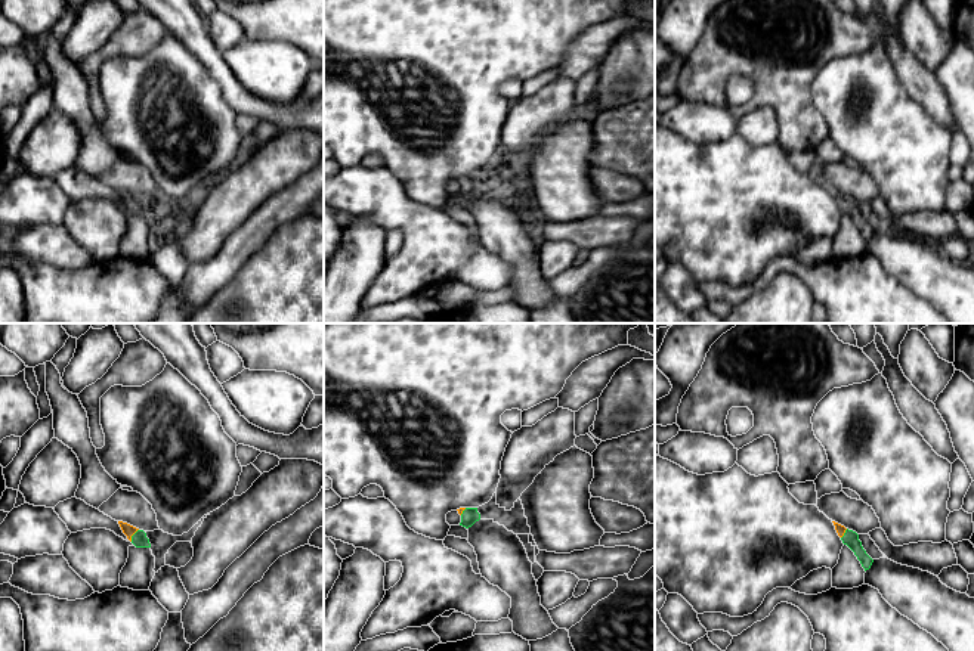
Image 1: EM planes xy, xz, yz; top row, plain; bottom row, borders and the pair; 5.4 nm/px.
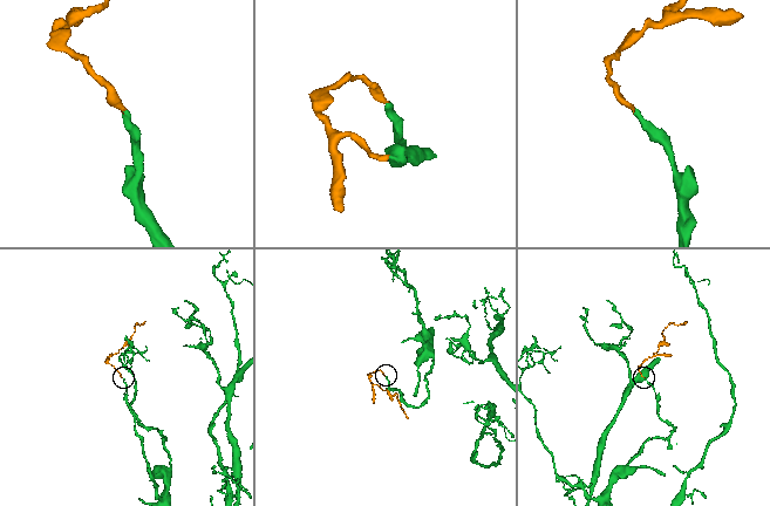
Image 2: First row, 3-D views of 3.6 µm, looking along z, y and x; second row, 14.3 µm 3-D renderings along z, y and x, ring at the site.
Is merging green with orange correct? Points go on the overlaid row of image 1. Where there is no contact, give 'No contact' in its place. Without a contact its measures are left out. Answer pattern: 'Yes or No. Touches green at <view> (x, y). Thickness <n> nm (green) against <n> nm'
Yes. Touches green at xy (133, 535). Thickness 90 nm (green) against 70 nm

